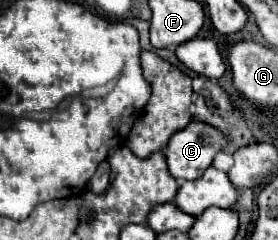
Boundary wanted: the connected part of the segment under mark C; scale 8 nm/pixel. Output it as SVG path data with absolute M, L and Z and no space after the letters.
M192 121L186 129L174 133L168 141L168 147L166 147L166 161L168 161L168 171L174 179L178 181L194 181L198 179L204 169L208 169L212 165L212 159L214 155L226 145L226 139L224 135L214 129L214 127L208 127L206 123L196 123Z

